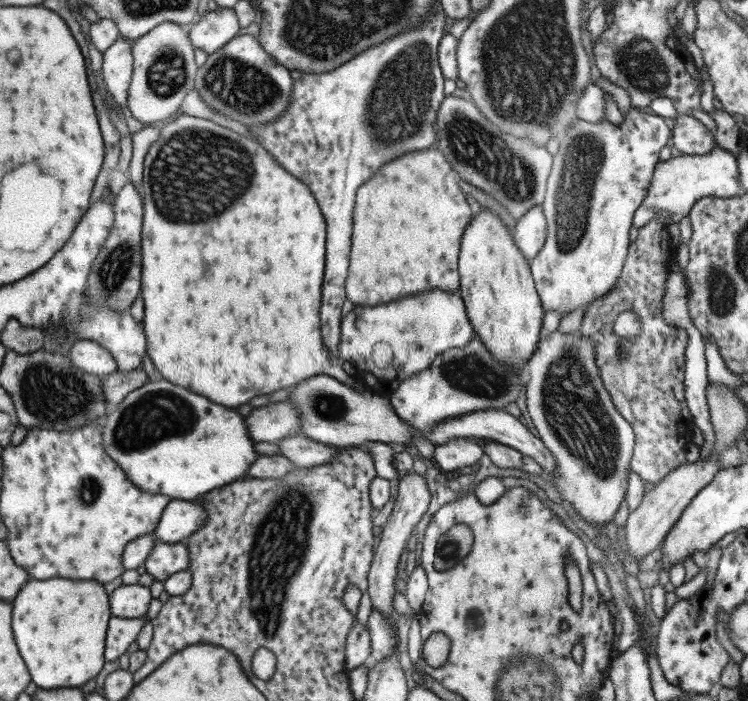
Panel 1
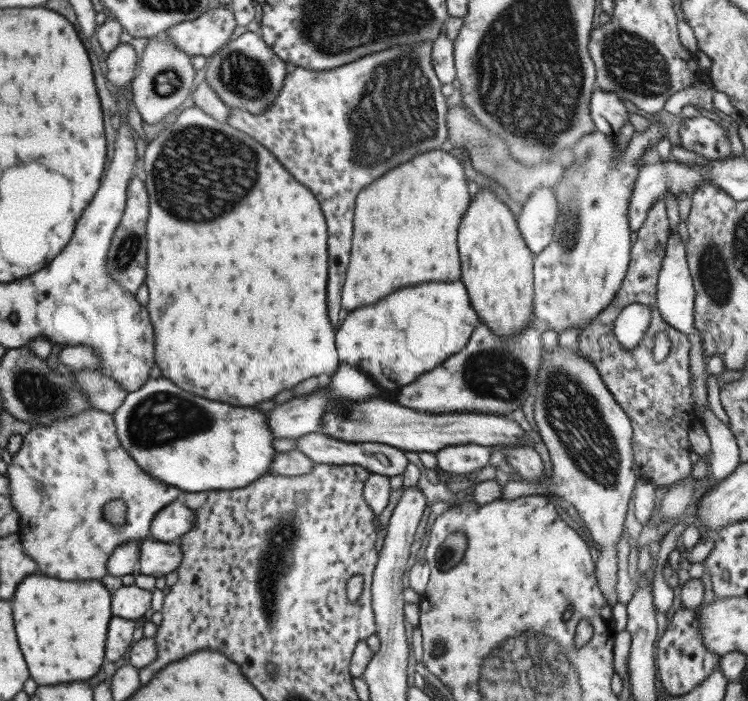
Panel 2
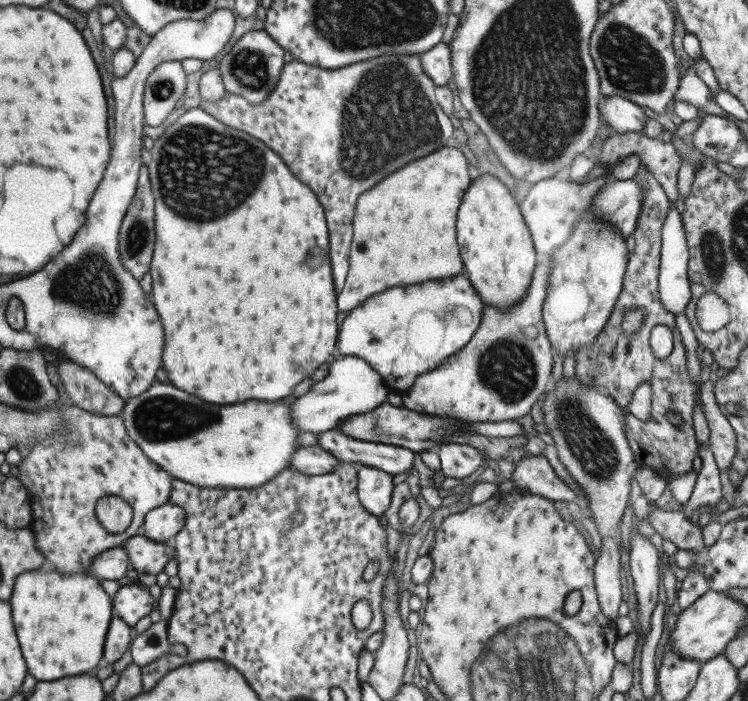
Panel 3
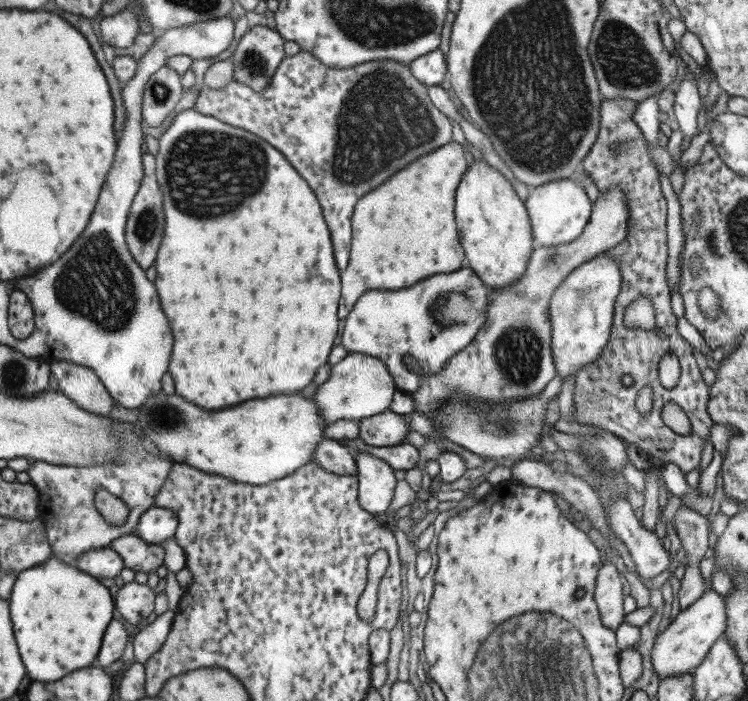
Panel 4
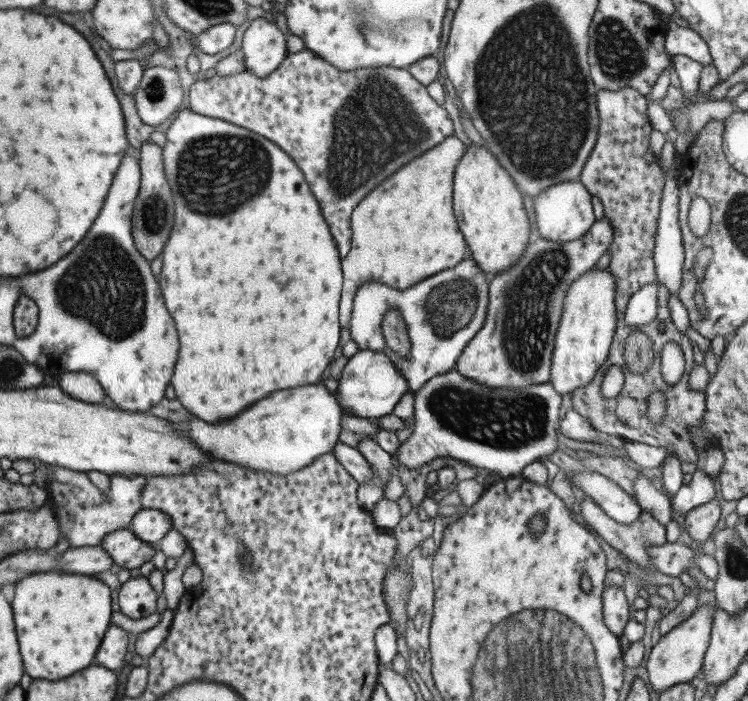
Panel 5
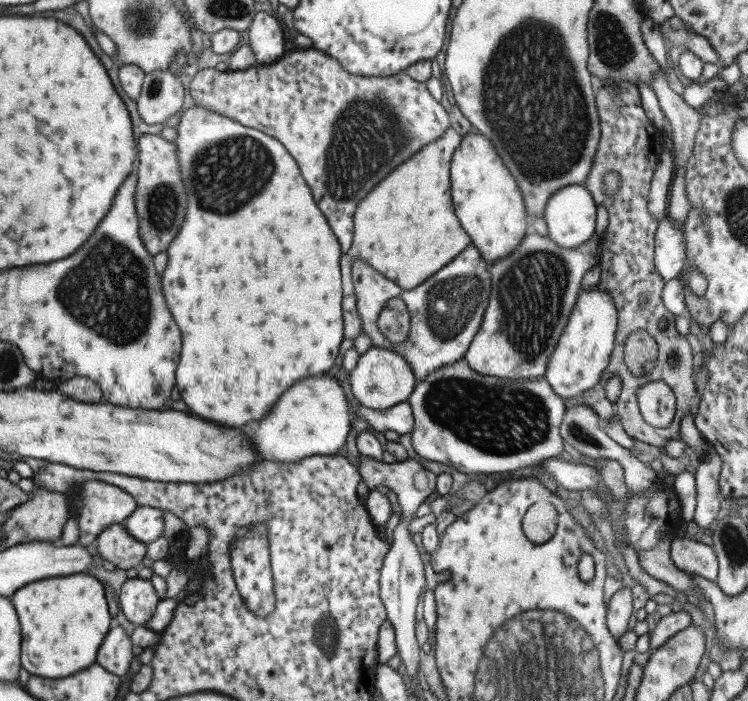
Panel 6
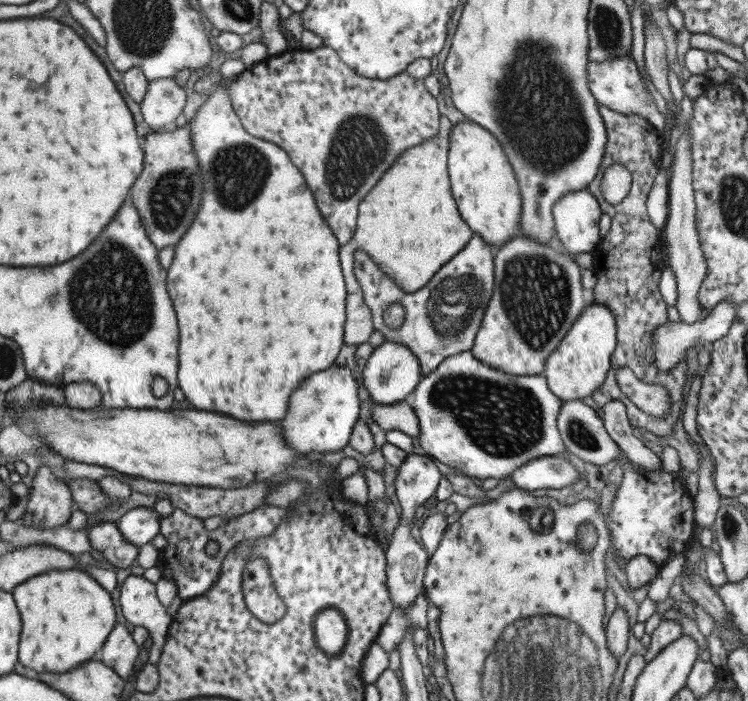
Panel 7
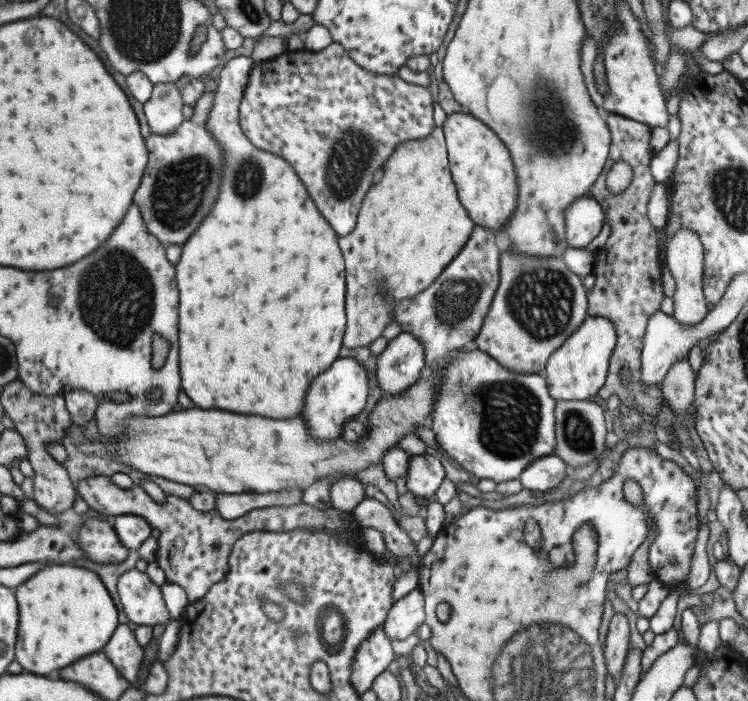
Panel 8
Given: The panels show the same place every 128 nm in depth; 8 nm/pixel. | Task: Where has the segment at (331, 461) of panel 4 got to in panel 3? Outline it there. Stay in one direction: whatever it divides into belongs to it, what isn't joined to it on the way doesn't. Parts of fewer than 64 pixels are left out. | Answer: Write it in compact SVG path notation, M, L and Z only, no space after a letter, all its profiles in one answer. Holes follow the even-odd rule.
M316 444L309 447L297 447L290 456L289 468L309 475L320 475L331 472L340 460L319 448Z

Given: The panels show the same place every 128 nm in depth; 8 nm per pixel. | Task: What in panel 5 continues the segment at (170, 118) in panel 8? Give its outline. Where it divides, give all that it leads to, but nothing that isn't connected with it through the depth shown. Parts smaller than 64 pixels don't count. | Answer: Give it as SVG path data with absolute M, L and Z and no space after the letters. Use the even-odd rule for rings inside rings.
M153 66L142 73L143 78L132 97L139 118L147 125L157 126L177 113L183 90L173 69Z

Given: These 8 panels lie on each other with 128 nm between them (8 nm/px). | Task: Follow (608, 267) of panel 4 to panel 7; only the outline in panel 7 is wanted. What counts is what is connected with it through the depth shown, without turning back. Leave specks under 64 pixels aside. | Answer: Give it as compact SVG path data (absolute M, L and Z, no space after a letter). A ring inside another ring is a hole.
M591 303L574 320L555 350L545 359L544 371L548 389L559 400L577 400L589 396L602 386L616 345L616 322L613 313L601 304Z

